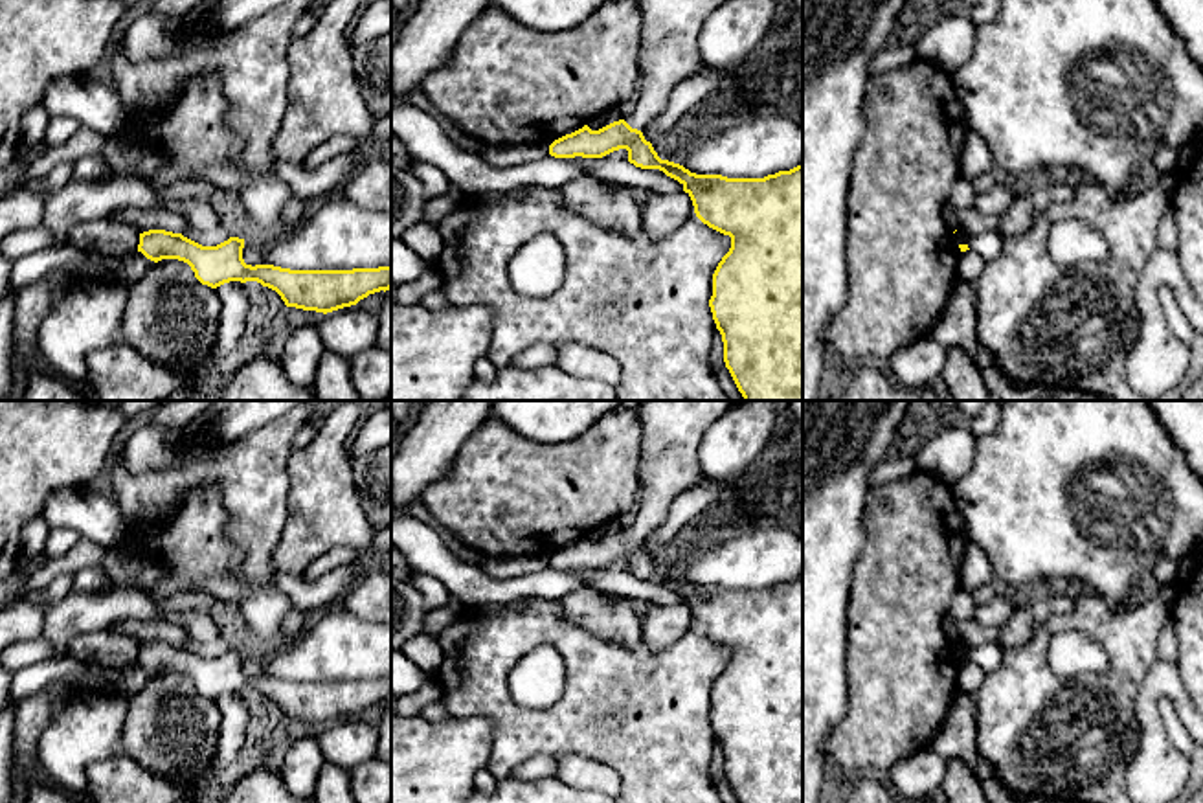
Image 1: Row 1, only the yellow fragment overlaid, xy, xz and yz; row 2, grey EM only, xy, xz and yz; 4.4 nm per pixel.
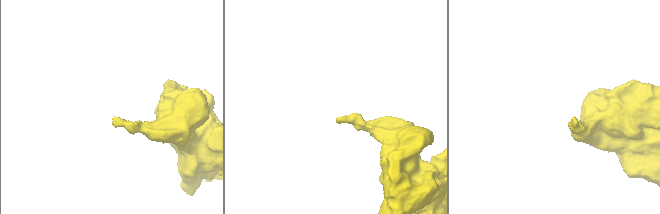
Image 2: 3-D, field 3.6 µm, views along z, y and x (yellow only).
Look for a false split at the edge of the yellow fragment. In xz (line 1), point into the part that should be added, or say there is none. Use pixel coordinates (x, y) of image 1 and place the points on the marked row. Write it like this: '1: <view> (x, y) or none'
1: none

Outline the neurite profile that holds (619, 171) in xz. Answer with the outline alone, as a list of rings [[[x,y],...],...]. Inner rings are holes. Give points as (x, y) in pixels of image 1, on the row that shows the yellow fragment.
[[[575,156],[569,158],[580,164],[588,175],[593,175],[604,182],[613,182],[626,186],[634,191],[650,191],[650,193],[676,193],[683,191],[683,184],[667,176],[659,169],[641,169],[630,164],[628,160],[595,160]]]

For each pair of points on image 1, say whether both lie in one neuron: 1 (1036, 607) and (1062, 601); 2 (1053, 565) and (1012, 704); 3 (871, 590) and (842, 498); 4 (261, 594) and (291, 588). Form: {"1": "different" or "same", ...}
{"1": "same", "2": "different", "3": "different", "4": "different"}

